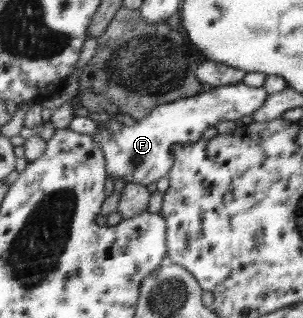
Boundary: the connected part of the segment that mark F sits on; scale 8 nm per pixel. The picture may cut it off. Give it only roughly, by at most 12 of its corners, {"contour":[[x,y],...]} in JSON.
{"contour":[[242,83],[157,106],[92,136],[114,182],[168,176],[179,148],[252,115],[262,87]]}

